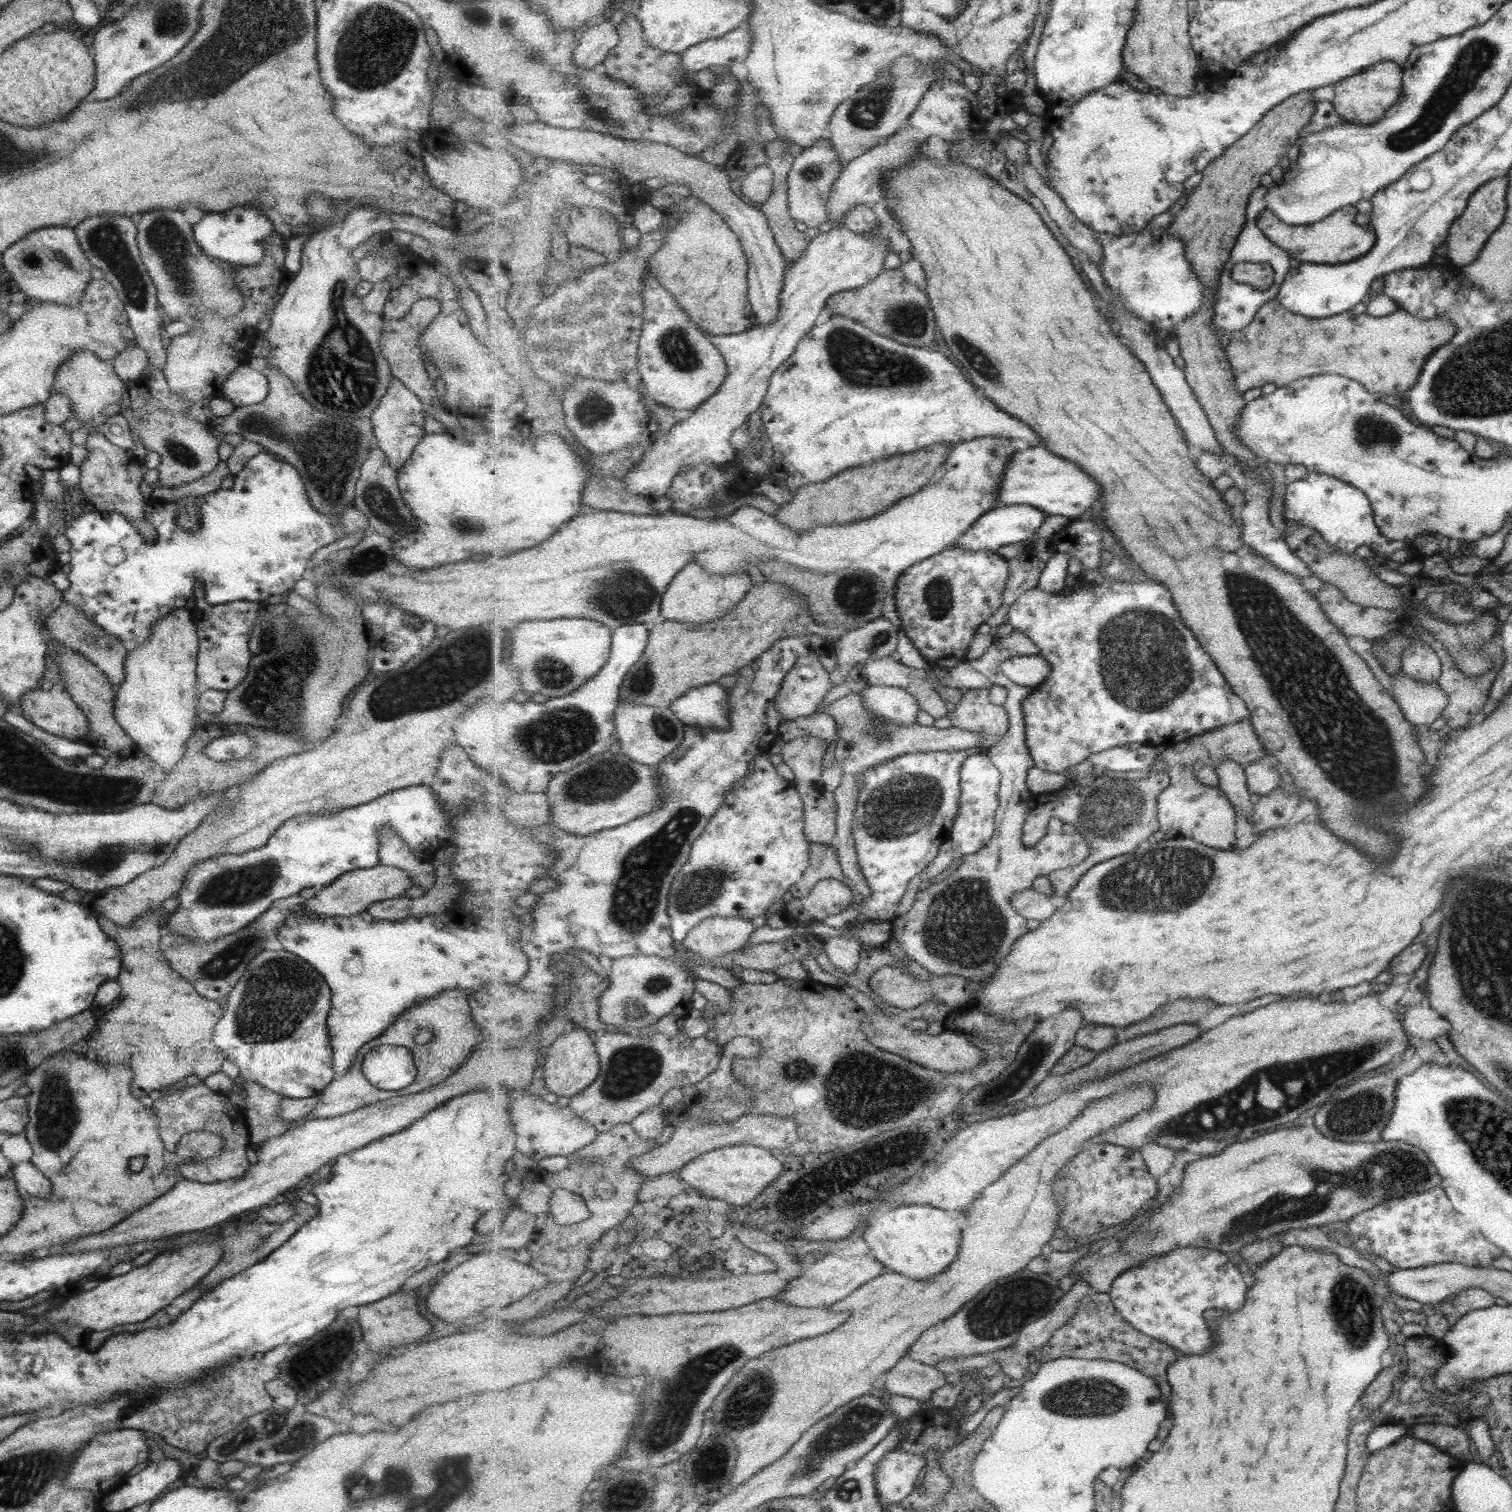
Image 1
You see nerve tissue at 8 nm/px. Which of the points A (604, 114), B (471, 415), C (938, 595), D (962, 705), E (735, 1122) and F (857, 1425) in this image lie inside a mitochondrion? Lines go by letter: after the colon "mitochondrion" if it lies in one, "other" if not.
A: mitochondrion
B: other
C: mitochondrion
D: other
E: other
F: mitochondrion

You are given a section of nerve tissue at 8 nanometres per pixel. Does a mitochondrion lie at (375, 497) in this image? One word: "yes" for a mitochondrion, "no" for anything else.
yes

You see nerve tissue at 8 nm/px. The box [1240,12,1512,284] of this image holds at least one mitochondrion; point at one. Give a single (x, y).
(1478, 55)

